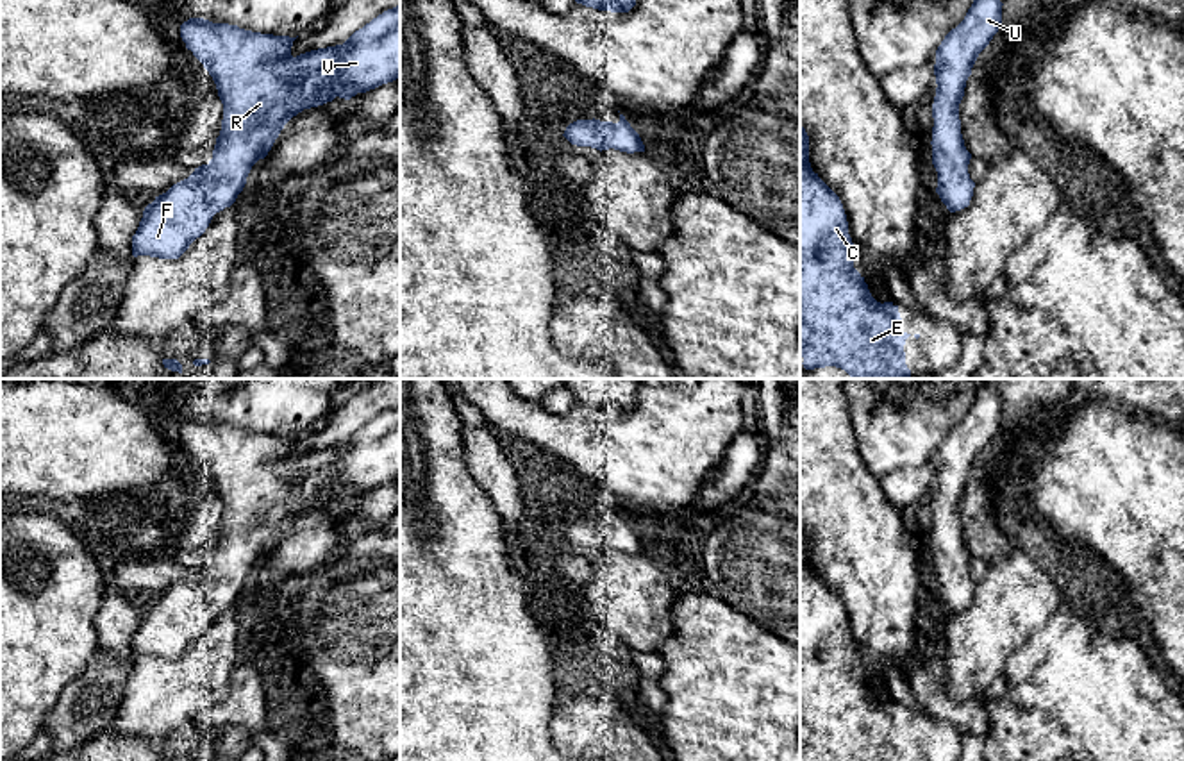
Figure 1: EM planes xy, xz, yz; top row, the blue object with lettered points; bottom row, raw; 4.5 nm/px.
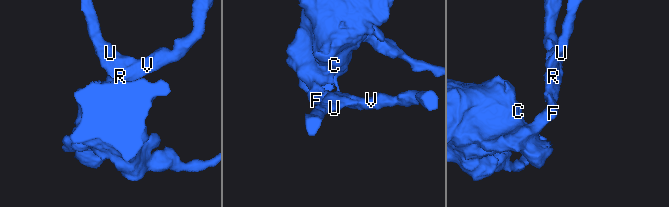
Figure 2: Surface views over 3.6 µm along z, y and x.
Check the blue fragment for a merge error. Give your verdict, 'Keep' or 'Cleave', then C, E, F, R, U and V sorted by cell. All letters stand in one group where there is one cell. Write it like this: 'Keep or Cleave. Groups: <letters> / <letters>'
Keep. Groups: C E F R U V

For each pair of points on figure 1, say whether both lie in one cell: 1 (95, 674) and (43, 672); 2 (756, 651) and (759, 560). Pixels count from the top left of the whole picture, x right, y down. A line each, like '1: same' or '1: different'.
1: different
2: different

